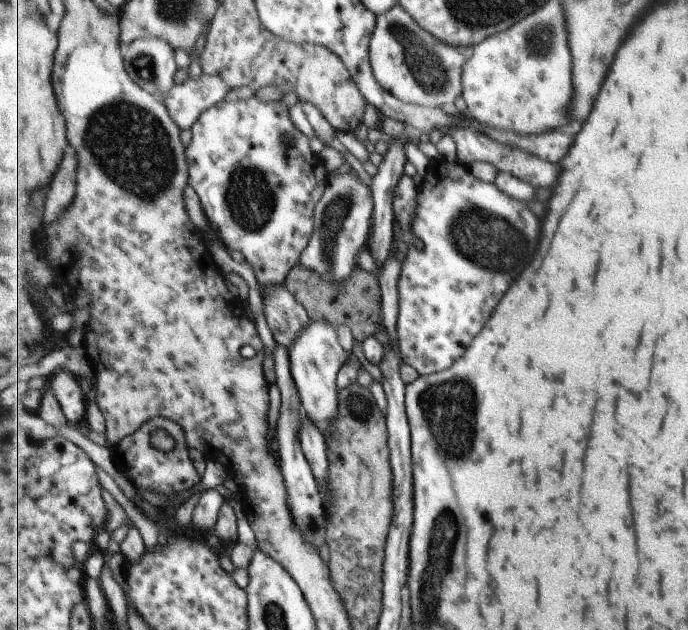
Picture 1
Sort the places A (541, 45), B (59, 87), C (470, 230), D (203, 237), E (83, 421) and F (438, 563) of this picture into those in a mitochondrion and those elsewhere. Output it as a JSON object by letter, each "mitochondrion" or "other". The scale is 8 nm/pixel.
{"A":"mitochondrion","B":"other","C":"mitochondrion","D":"other","E":"other","F":"mitochondrion"}

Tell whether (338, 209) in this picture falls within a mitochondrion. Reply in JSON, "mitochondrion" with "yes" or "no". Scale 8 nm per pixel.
{"mitochondrion":"yes"}

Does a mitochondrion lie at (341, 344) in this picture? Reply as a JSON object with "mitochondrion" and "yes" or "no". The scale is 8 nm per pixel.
{"mitochondrion":"no"}

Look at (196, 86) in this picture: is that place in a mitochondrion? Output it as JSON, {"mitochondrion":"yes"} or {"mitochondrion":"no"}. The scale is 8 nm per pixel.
{"mitochondrion":"no"}

